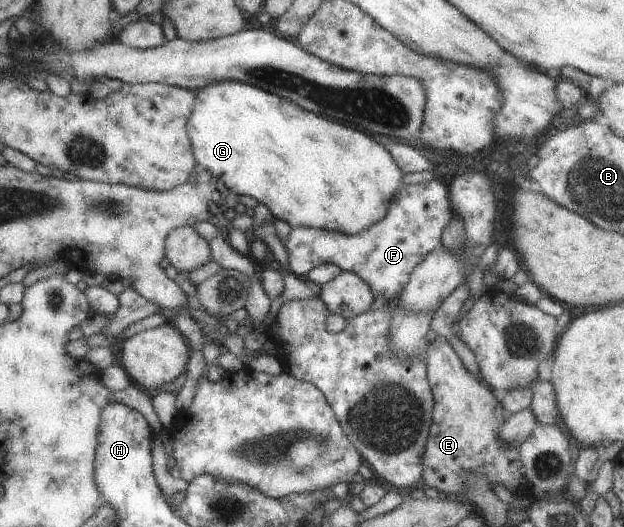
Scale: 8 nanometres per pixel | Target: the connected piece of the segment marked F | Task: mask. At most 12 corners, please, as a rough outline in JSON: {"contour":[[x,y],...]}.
{"contour":[[434,179],[404,184],[354,235],[291,227],[289,272],[321,263],[393,302],[456,217]]}

